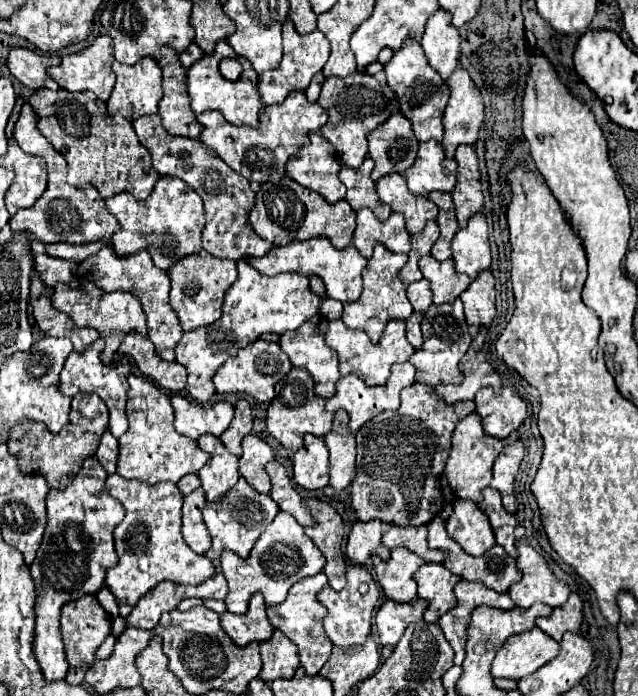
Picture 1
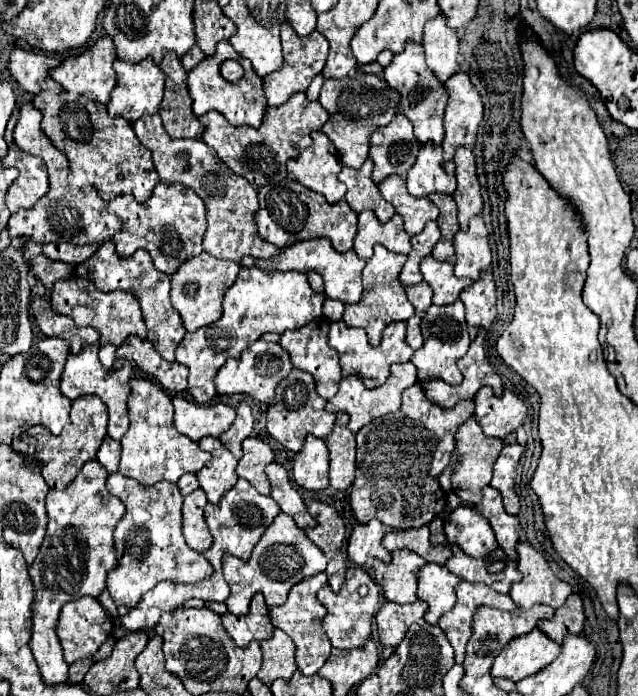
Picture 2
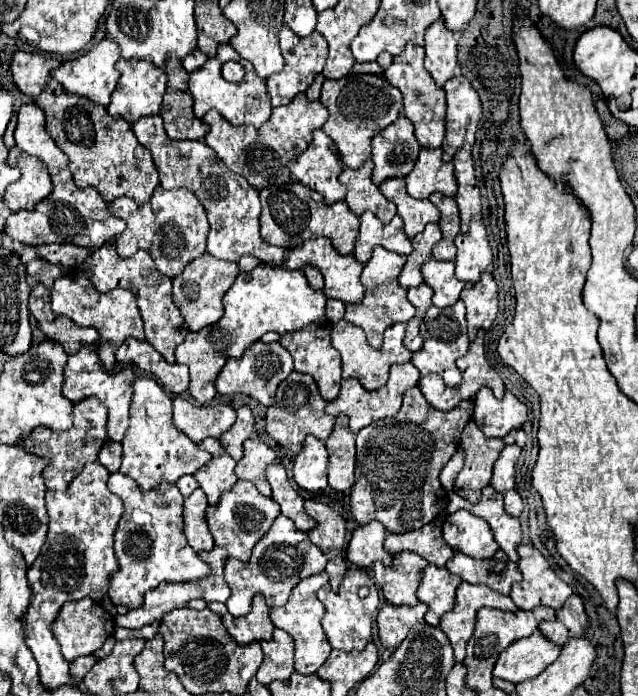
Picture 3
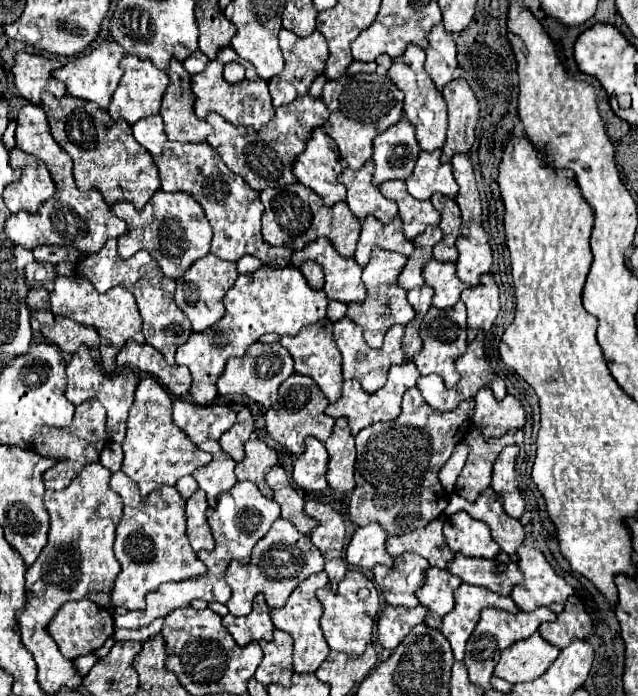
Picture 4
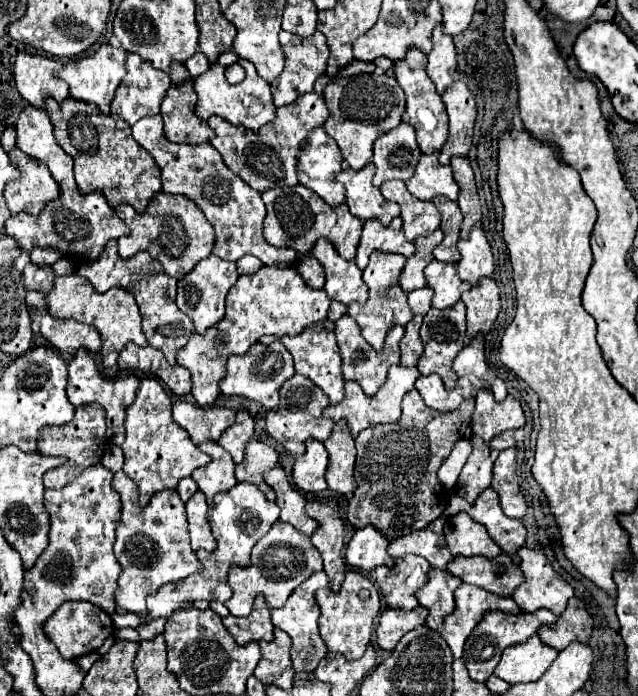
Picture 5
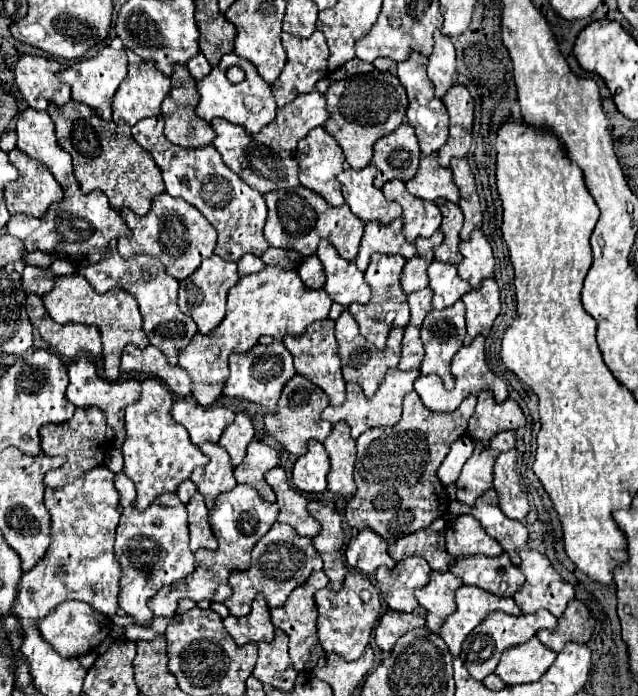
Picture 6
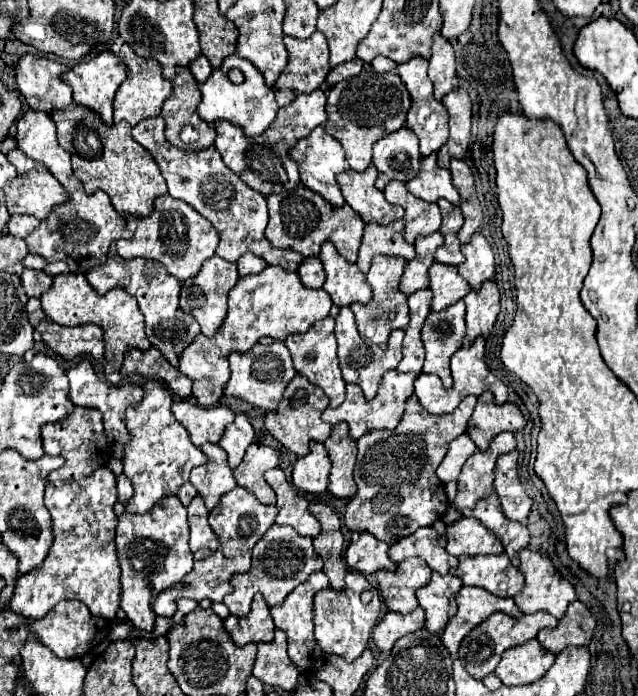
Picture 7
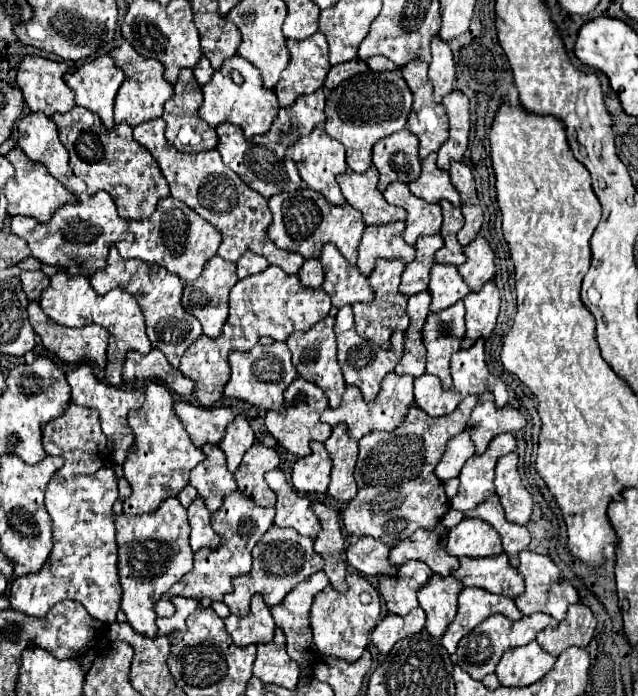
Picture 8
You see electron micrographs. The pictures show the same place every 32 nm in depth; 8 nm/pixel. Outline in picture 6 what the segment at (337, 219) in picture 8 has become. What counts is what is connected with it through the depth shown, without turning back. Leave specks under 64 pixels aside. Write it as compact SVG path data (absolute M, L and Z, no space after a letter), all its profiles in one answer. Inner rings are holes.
M296 186L292 190L272 190L264 194L264 200L268 204L268 218L264 226L264 238L276 246L276 248L288 248L296 250L302 256L310 256L316 252L316 244L320 238L330 240L338 254L346 260L354 260L358 252L358 244L362 238L364 222L350 212L350 208L344 204L340 208L334 208L326 204L324 198L320 198L316 192Z

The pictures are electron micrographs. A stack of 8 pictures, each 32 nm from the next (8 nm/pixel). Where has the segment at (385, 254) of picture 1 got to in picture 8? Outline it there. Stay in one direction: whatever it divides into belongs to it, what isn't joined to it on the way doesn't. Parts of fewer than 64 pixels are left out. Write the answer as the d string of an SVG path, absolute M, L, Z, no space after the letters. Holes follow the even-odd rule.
M376 260L376 266L372 274L368 276L370 286L374 288L374 300L370 304L354 304L354 318L356 318L356 330L362 338L378 344L380 348L388 348L390 334L394 330L406 330L408 328L408 316L406 316L406 296L400 294L398 284L404 270L404 260Z

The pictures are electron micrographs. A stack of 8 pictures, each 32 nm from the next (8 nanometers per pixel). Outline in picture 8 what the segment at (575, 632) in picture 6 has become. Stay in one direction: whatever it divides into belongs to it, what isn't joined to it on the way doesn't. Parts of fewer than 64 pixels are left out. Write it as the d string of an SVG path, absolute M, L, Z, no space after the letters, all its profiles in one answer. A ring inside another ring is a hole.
M576 602L568 606L566 618L554 630L542 630L536 636L536 642L552 656L558 656L570 646L586 648L594 636L596 618L588 606Z

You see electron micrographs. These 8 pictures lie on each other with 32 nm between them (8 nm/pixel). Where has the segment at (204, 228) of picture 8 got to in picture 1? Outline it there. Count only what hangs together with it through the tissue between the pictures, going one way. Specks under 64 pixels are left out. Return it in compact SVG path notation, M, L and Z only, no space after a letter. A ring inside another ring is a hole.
M160 176L158 182L154 184L152 194L146 200L136 200L130 192L120 192L120 194L106 200L106 208L120 222L120 232L116 232L112 236L112 248L114 248L114 252L118 256L132 254L136 250L146 250L152 256L152 262L160 270L168 270L176 260L180 260L180 258L184 258L188 254L196 254L196 252L202 250L200 232L202 232L202 226L204 226L204 206L202 206L200 196L180 178Z

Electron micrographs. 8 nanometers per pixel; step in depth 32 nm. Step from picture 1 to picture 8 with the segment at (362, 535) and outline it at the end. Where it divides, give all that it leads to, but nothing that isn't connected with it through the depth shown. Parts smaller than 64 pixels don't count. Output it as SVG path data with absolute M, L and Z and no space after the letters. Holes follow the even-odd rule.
M360 536L346 550L346 562L362 574L396 574L396 566L388 560L390 548L370 536Z

